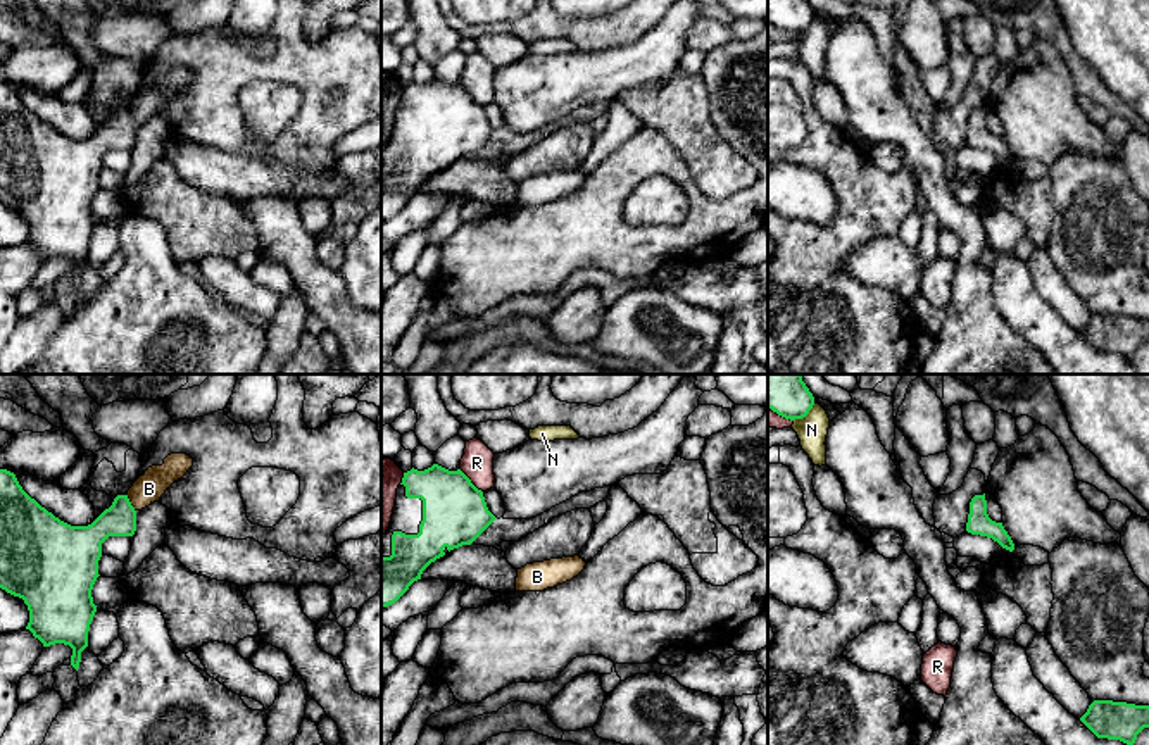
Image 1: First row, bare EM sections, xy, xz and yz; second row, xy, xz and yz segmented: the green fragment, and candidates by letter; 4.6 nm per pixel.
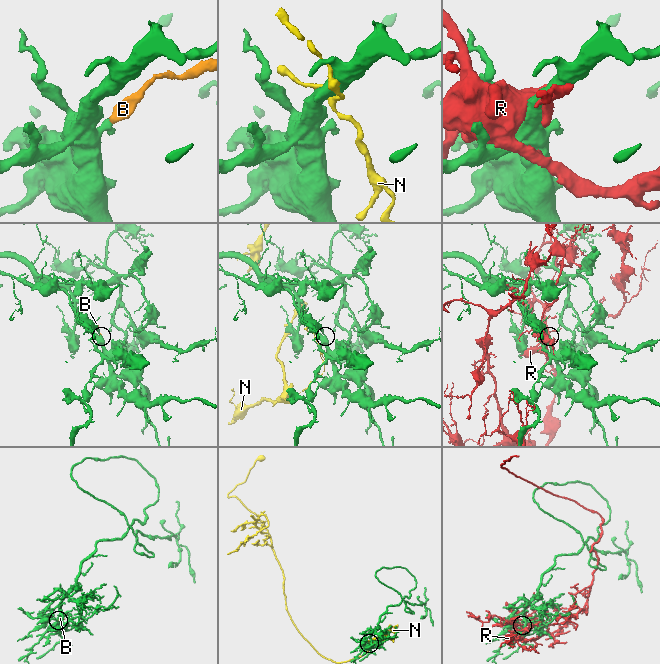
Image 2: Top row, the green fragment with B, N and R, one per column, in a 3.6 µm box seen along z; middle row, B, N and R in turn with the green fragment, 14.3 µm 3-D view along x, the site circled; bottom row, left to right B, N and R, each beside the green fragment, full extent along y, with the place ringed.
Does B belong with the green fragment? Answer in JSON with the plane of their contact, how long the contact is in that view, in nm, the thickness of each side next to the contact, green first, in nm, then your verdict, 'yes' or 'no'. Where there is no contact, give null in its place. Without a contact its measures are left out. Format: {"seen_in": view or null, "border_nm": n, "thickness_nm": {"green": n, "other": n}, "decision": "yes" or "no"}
{"seen_in": "xy", "border_nm": 100, "thickness_nm": {"green": 160, "other": 140}, "decision": "yes"}

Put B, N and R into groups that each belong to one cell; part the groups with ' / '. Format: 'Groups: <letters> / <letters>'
Groups: B / N / R

